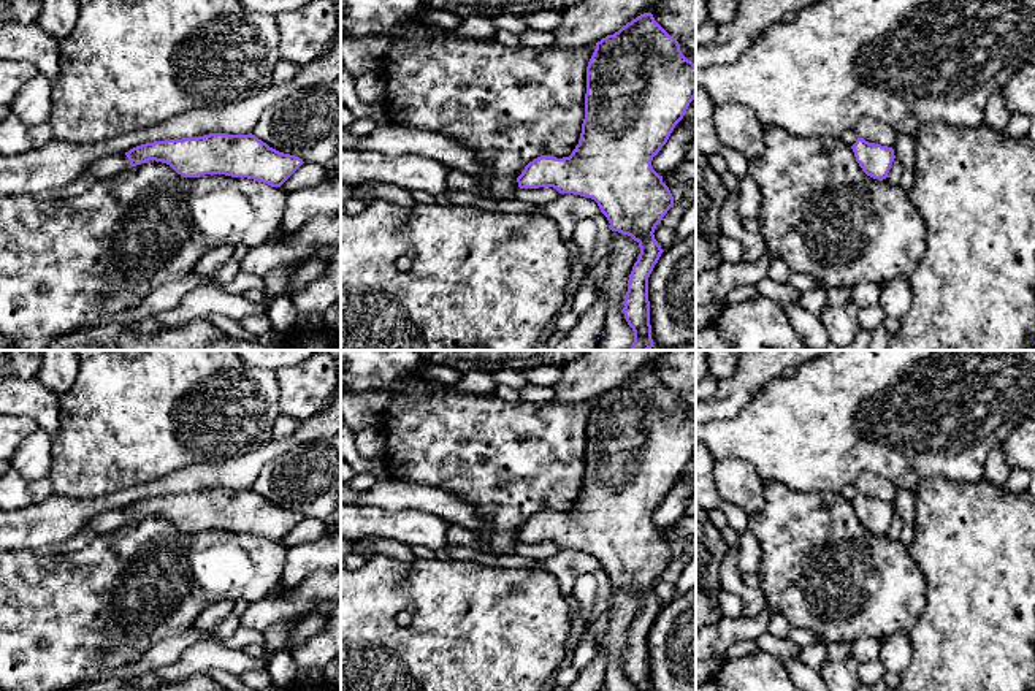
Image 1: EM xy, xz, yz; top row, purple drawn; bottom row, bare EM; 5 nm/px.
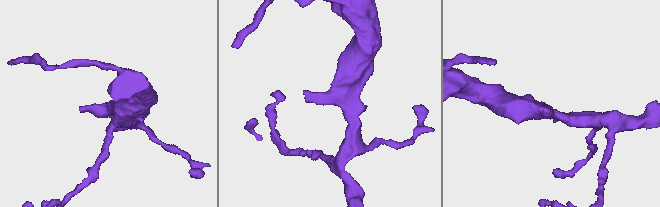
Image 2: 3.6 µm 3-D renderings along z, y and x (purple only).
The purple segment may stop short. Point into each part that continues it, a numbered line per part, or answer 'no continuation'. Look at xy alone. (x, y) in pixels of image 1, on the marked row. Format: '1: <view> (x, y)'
1: xy (105, 167)

